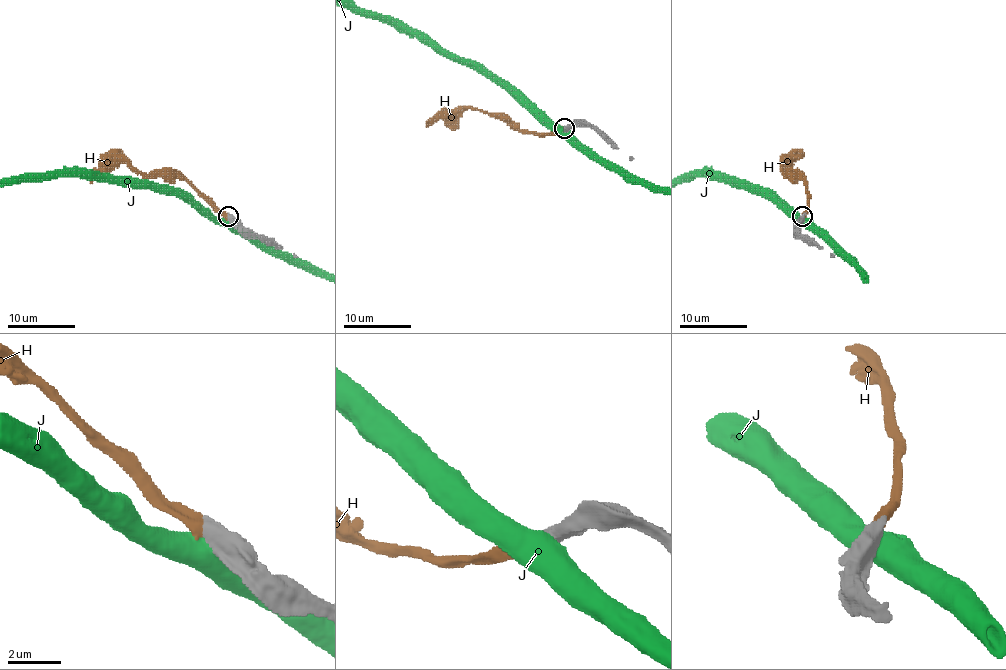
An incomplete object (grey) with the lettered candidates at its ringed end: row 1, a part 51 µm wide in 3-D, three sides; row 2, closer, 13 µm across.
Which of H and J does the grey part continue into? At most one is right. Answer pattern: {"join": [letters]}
{"join": ["H"]}

